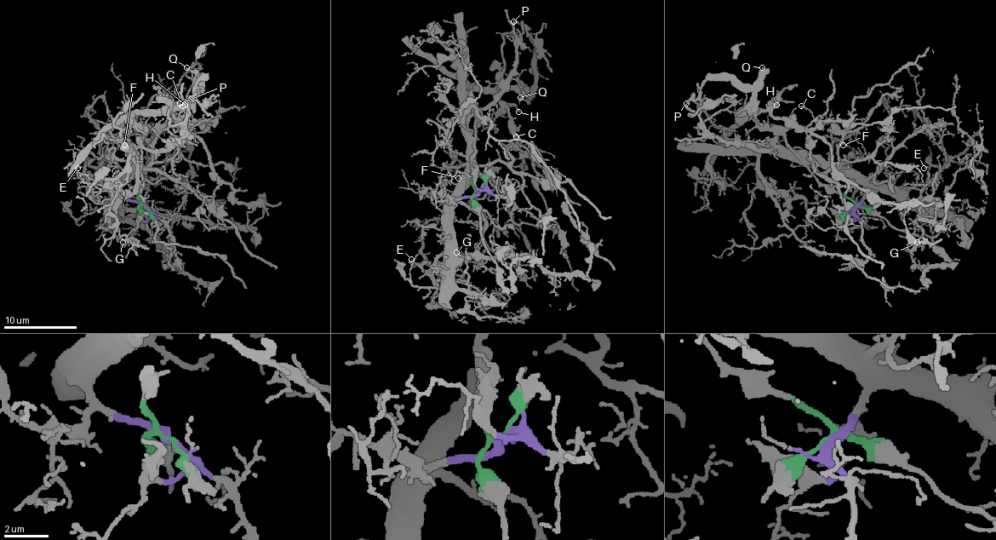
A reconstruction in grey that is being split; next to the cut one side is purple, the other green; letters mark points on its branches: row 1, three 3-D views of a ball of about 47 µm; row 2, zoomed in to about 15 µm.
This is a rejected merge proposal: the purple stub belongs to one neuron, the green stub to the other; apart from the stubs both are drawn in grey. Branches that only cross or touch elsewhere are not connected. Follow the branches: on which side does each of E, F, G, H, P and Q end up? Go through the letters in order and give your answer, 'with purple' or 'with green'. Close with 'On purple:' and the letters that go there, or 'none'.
E: with purple
F: with purple
G: with purple
H: with green
P: with green
Q: with green
On purple: E, F, G

